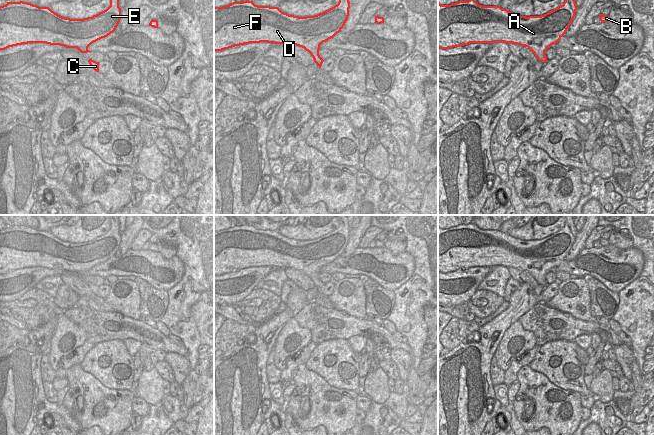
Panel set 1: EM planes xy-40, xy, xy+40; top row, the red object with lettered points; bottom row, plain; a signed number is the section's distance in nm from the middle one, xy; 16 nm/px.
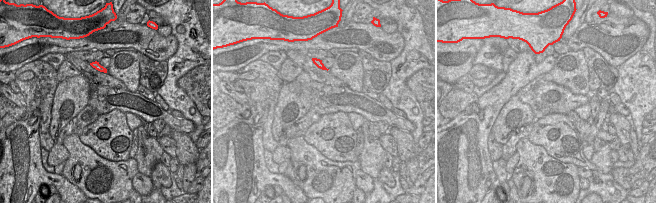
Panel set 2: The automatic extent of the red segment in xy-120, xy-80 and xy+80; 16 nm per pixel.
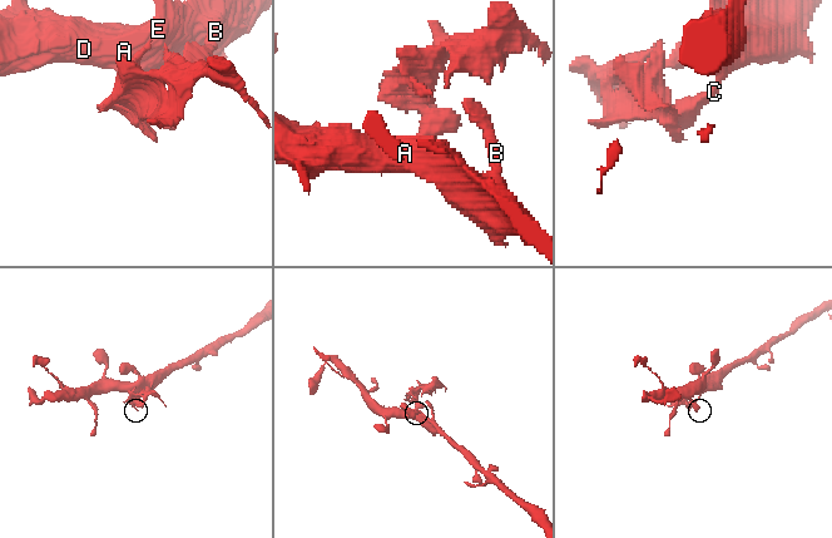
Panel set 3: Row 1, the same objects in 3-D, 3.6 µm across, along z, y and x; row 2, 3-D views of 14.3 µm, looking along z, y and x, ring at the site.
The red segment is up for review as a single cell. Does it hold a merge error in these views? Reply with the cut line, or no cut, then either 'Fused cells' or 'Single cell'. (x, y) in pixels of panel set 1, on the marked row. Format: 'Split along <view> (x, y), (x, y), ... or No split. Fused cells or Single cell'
Split along xy (319, 55), (313, 58). Fused cells.

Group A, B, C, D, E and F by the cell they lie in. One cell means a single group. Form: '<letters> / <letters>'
A B D E F / C

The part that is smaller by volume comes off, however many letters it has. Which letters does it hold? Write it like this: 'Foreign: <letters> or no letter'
Foreign: C

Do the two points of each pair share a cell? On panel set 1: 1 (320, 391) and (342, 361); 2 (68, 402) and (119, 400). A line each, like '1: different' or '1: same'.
1: different
2: same

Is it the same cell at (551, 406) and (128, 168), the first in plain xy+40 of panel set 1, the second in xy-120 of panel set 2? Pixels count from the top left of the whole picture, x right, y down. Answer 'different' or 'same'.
same

